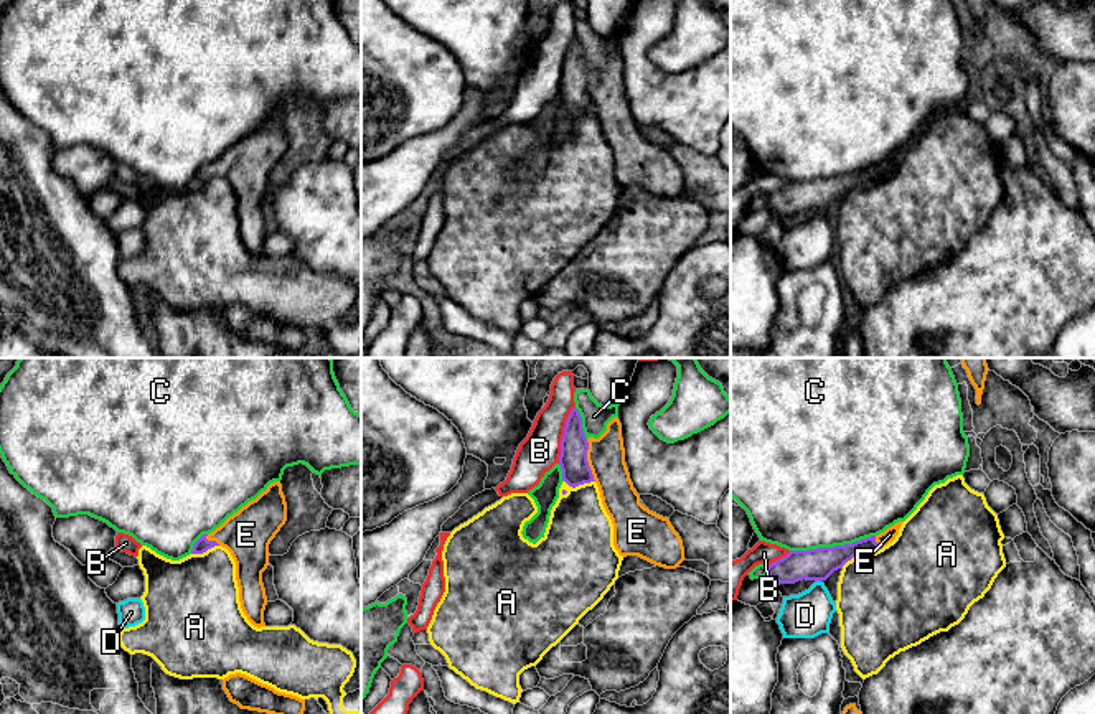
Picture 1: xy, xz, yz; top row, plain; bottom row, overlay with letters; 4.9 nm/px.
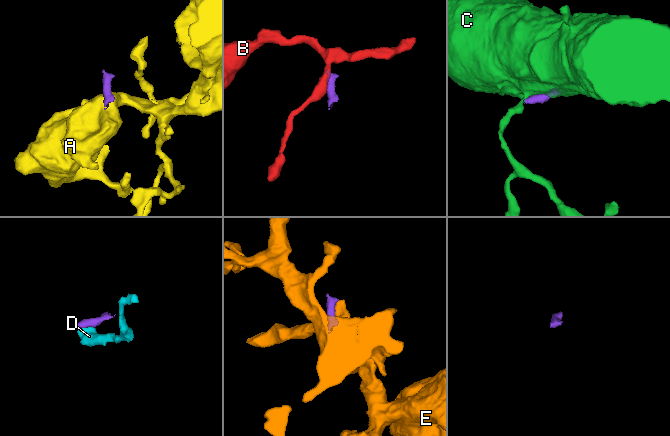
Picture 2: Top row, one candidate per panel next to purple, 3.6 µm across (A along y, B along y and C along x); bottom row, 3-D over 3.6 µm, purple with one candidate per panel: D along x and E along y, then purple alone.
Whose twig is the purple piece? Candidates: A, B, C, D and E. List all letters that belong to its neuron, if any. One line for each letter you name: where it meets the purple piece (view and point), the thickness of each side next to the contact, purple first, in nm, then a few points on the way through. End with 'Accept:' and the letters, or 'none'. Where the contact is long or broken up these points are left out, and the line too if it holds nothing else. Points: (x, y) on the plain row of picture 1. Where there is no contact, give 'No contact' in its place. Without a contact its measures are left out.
E: Touches purple at xz (586, 91). Thickness 140 nm (purple) against 190 nm
Accept: E

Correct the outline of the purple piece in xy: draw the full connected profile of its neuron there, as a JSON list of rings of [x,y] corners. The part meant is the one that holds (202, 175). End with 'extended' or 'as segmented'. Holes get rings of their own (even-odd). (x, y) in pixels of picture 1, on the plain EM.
[[[274,112],[256,130],[229,147],[219,158],[203,165],[191,185],[214,176],[226,178],[236,193],[239,233],[247,251],[261,259],[267,236],[262,203],[269,196],[269,175],[287,152],[287,134],[280,112]]]; extended

